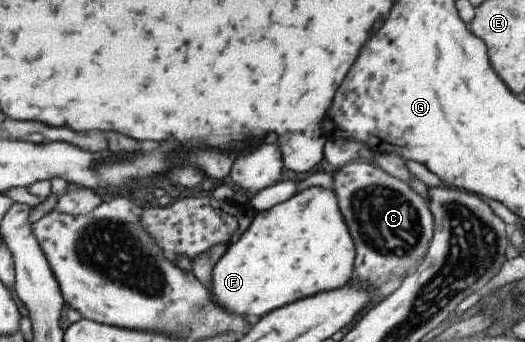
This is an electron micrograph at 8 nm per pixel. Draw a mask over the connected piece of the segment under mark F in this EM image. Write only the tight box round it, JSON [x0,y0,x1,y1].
[208,187,354,317]

